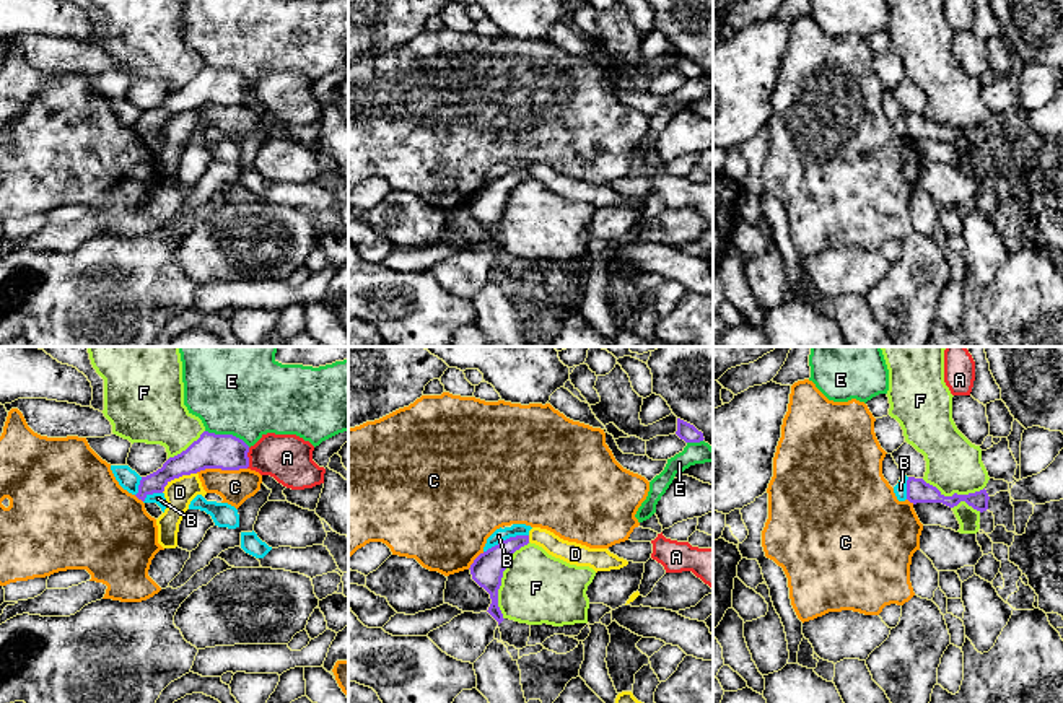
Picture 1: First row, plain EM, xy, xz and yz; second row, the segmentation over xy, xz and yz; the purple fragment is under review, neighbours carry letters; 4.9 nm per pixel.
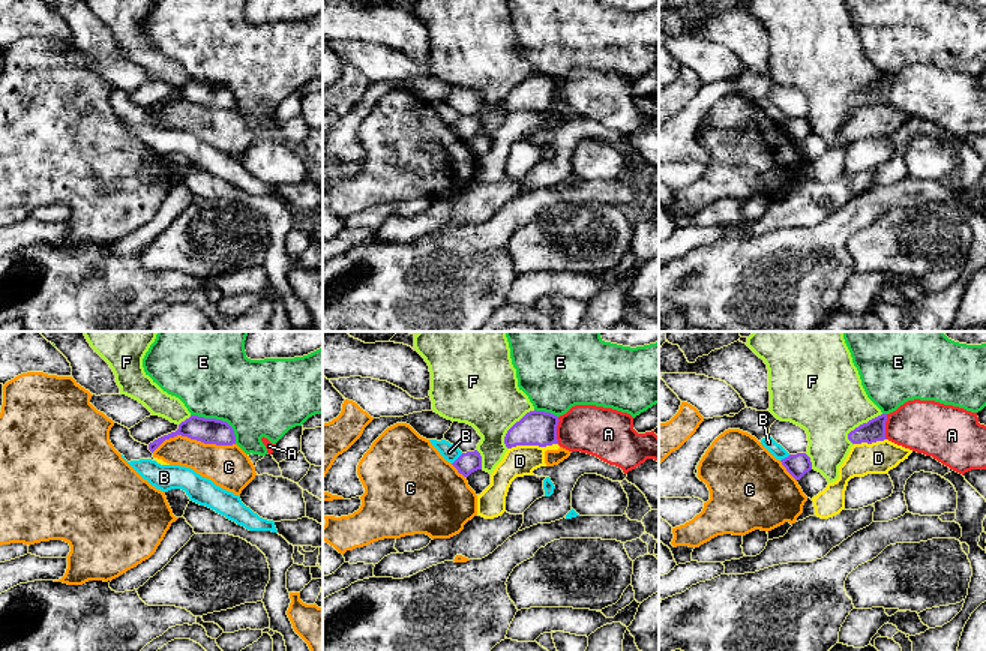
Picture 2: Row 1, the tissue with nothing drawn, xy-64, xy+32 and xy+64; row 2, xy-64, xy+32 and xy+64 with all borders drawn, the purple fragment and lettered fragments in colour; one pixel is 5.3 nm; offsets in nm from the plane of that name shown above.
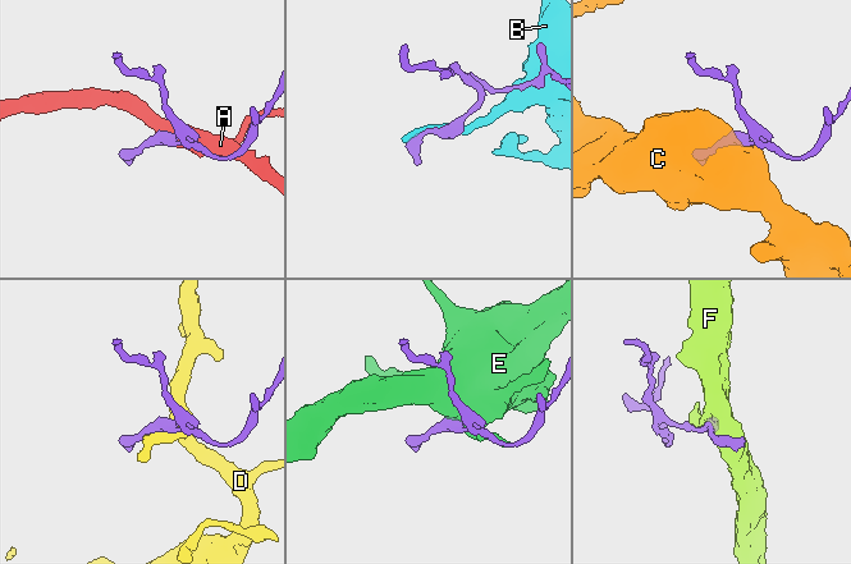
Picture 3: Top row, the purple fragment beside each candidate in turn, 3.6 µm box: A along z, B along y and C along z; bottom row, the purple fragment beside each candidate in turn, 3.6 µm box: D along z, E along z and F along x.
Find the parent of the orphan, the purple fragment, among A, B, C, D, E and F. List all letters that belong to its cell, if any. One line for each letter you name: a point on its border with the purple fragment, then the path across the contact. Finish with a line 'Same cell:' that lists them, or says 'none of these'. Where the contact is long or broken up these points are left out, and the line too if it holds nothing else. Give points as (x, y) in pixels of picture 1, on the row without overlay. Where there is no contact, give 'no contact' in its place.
Same cell: none of these

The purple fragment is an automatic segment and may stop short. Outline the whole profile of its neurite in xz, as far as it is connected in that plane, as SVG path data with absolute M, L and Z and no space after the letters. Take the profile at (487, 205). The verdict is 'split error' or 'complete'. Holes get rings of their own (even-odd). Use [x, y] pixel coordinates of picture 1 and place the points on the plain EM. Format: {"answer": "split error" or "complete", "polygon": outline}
{"answer": "split error", "polygon": "M516 171L480 189L470 200L472 215L492 234L487 247L464 247L427 272L448 291L474 299L495 275L497 262L505 255L498 242L503 207L516 186L529 179L529 171Z"}

